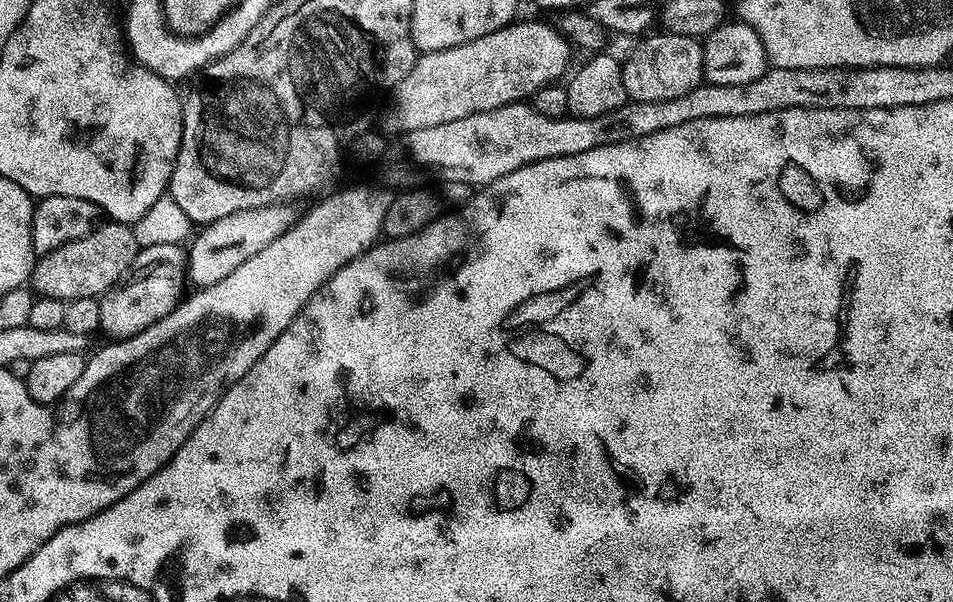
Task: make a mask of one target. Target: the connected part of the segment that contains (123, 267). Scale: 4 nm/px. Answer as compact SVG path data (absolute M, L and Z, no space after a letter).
M115 222L101 223L86 238L66 242L64 246L58 246L58 250L39 257L32 266L30 287L37 297L45 296L46 298L54 298L65 302L74 298L90 298L91 296L99 298L125 279L137 251L138 245L129 225Z

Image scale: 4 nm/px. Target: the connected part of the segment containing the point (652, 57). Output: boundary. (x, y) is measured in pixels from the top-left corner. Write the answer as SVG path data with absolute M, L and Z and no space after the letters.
M663 30L657 33L657 36L645 35L639 41L641 44L622 60L622 86L628 100L637 104L682 98L682 94L690 94L690 90L697 88L704 80L703 43L695 36L683 36Z

